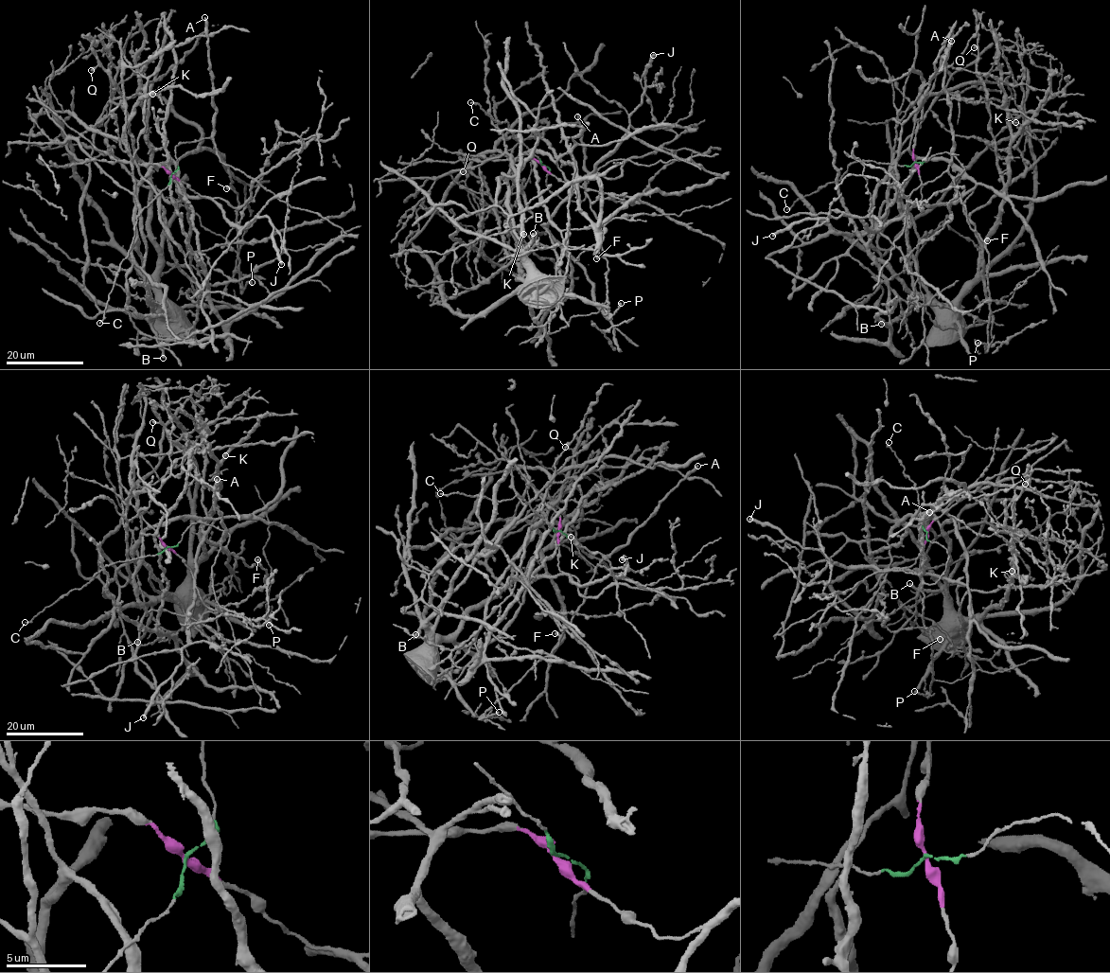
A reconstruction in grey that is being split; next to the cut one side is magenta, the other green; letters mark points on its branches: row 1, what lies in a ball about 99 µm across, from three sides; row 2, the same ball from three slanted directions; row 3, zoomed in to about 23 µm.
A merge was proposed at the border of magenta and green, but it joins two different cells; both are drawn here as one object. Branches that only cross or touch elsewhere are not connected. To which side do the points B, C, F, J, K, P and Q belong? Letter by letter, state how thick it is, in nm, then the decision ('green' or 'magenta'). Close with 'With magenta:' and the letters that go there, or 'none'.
B: 420 nm thick; magenta
C: 180 nm thick; green
F: 600 nm thick; green
J: 440 nm thick; magenta
K: 110 nm thick; magenta
P: 440 nm thick; green
Q: 500 nm thick; magenta
With magenta: B, J, K, Q

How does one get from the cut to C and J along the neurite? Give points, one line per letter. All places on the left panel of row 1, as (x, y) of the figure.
C: (171, 174), (167, 186), (137, 217), (130, 249), (120, 264), (103, 317), (98, 323)
J: (170, 174), (215, 202), (230, 221), (242, 226), (251, 223), (257, 215), (257, 218), (268, 218), (281, 264)

